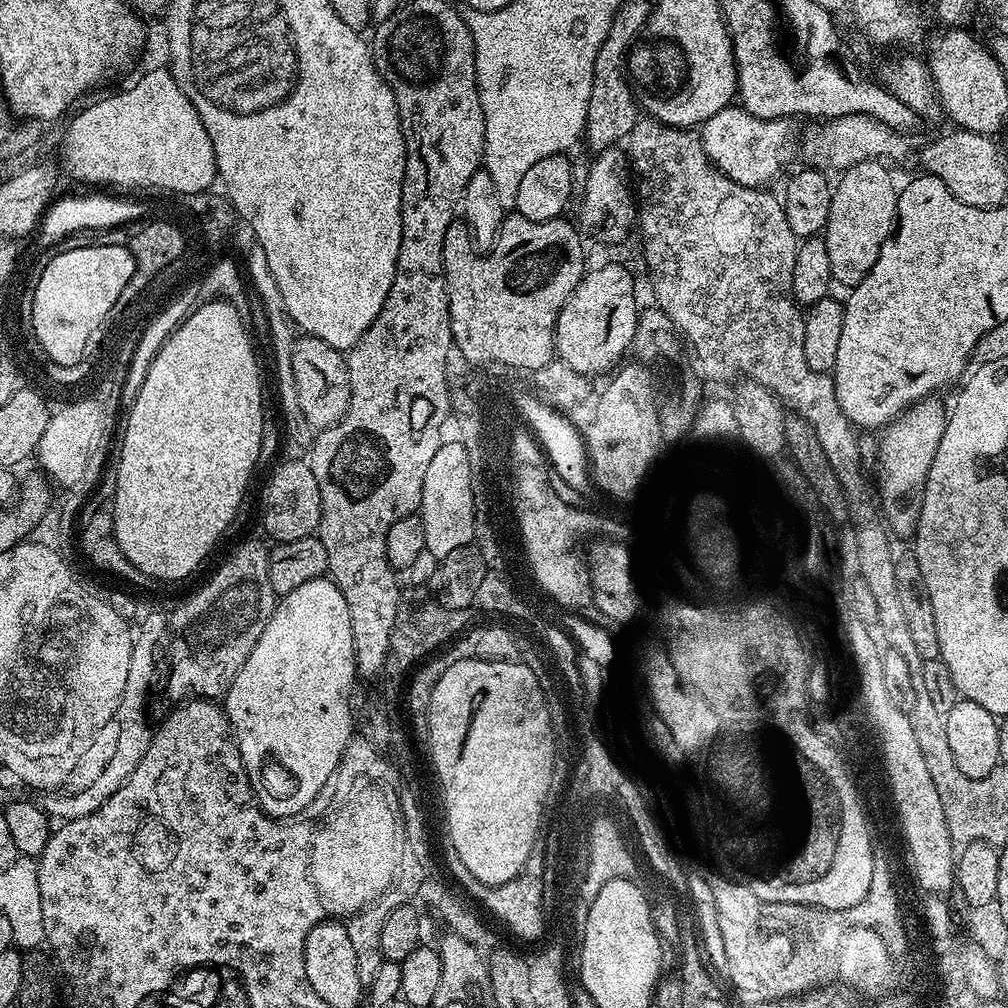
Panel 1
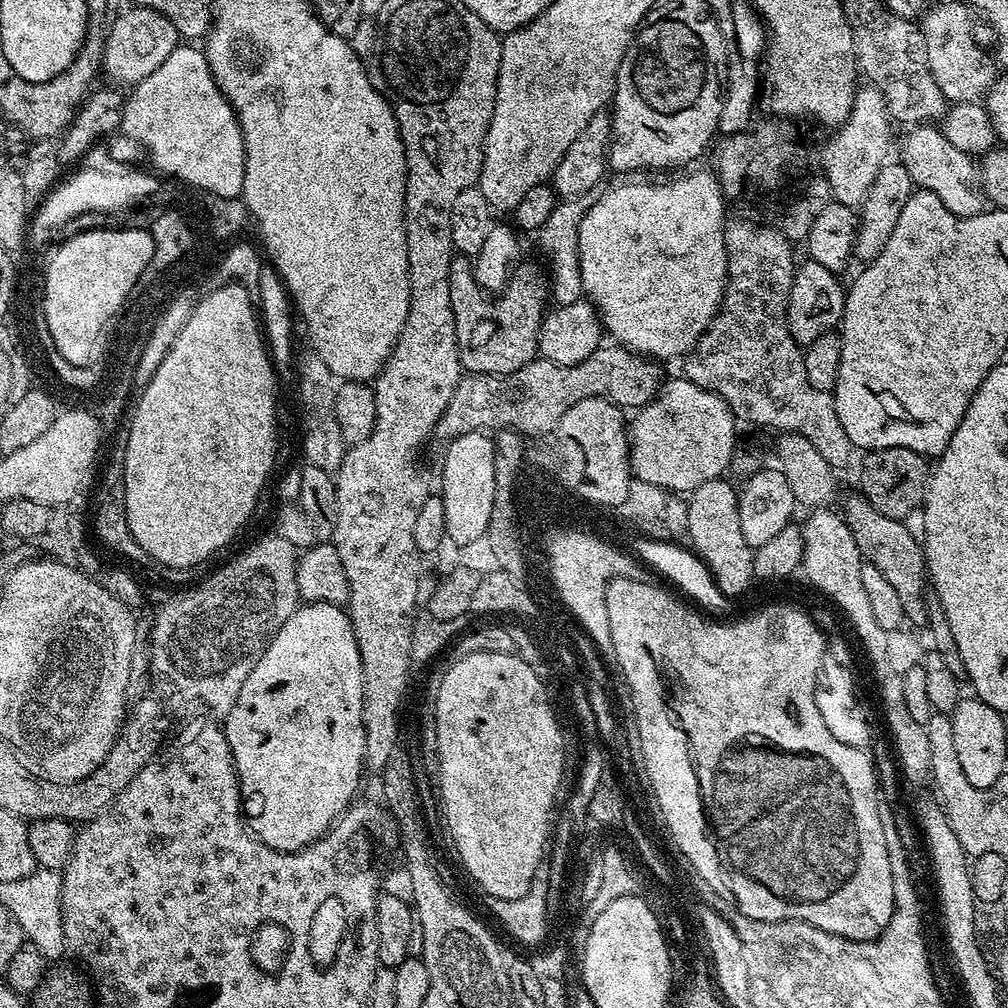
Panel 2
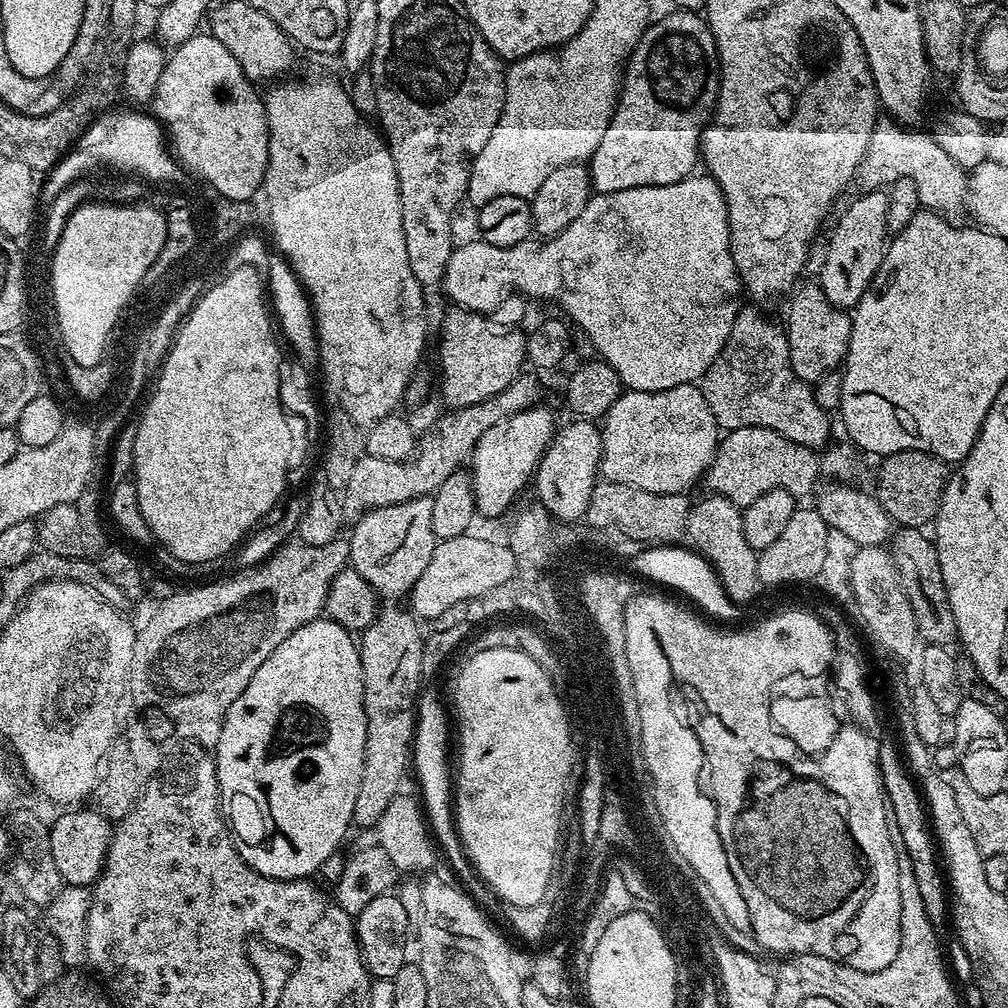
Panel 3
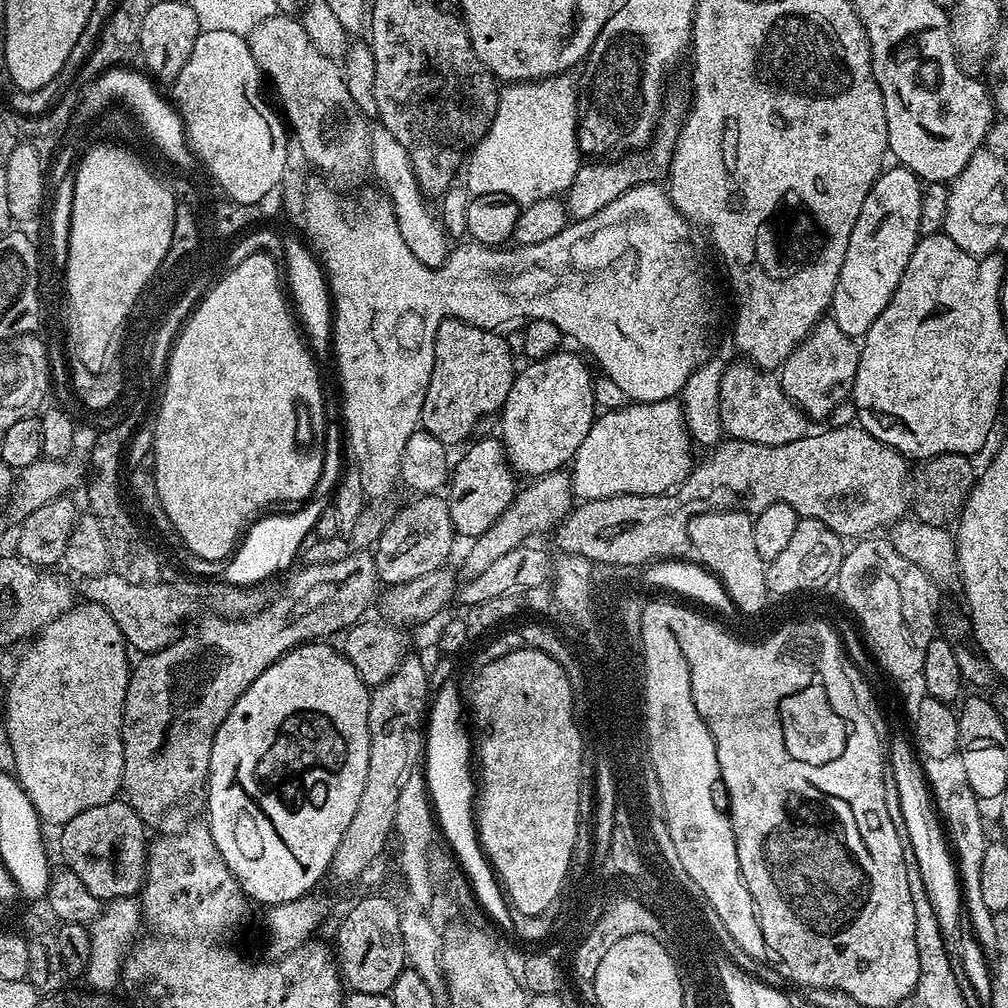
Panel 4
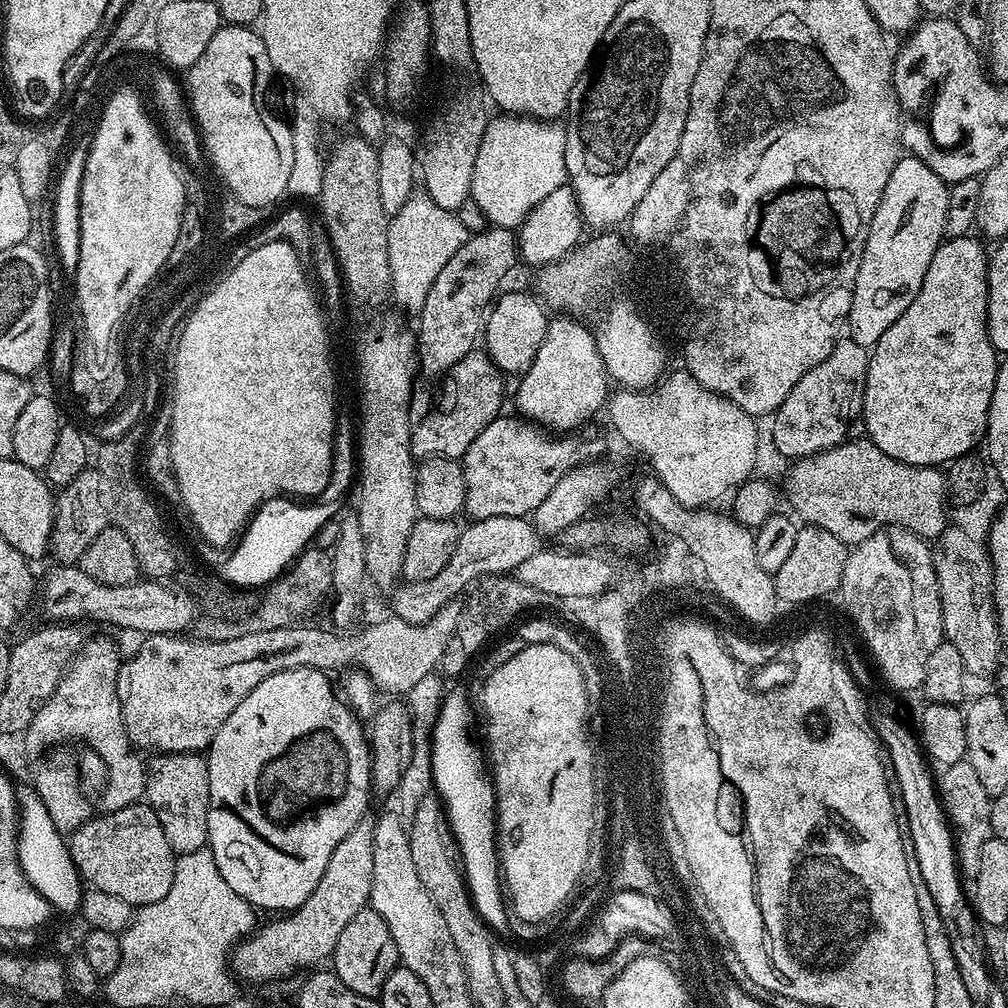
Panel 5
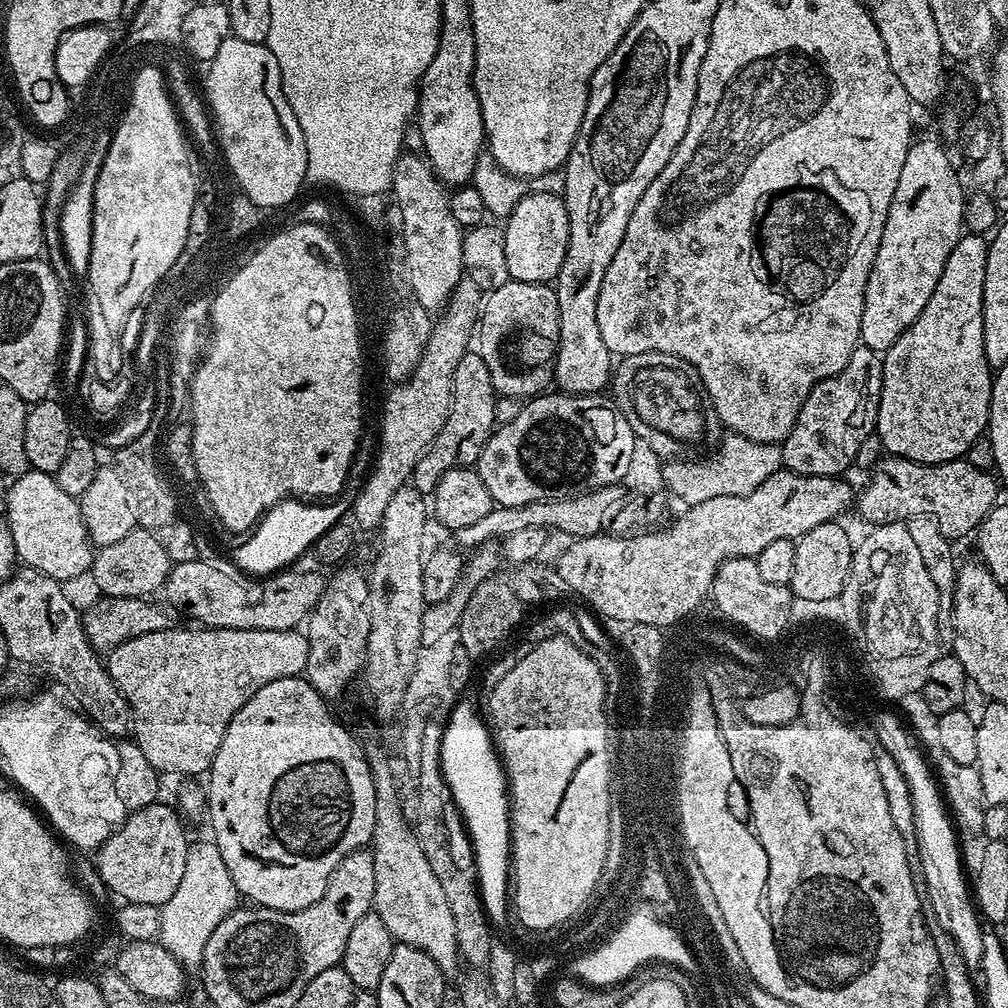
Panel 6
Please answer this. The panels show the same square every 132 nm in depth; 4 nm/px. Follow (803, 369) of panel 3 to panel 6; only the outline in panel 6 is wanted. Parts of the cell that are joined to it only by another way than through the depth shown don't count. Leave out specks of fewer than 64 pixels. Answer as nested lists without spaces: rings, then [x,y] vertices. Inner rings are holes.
[[[858,346],[850,354],[846,366],[838,374],[818,382],[814,390],[802,402],[802,410],[798,410],[798,418],[790,430],[790,434],[782,442],[782,464],[787,471],[797,472],[800,476],[834,476],[845,475],[844,471],[851,469],[855,462],[855,454],[863,439],[875,433],[878,406],[880,405],[880,391],[884,362],[881,353],[869,348]]]

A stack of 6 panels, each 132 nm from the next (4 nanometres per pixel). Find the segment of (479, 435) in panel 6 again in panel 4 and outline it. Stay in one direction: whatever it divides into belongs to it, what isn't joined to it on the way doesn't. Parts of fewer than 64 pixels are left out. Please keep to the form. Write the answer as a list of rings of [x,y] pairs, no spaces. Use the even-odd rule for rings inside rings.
[[[460,318],[441,322],[434,342],[434,374],[430,374],[426,402],[422,402],[420,428],[444,445],[463,445],[483,416],[495,417],[504,407],[506,394],[510,394],[512,379],[518,371],[512,361],[514,355],[499,331],[481,328]]]

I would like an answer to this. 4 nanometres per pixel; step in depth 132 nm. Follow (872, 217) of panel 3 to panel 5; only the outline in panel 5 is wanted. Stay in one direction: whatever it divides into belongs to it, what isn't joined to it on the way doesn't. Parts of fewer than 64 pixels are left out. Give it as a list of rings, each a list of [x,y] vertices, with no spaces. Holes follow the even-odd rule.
[[[901,155],[894,166],[894,174],[890,174],[890,182],[886,182],[886,190],[882,190],[882,198],[870,222],[870,234],[852,295],[846,328],[858,346],[875,348],[878,338],[902,318],[906,306],[910,306],[918,290],[922,290],[922,278],[926,278],[926,270],[930,270],[930,258],[934,258],[934,250],[938,250],[945,239],[949,191],[949,184],[917,156]]]

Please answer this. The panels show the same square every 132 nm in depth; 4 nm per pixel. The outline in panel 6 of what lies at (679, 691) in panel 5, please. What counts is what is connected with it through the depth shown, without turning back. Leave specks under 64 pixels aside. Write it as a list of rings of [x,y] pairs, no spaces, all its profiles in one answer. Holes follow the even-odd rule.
[[[715,714],[709,715],[704,722],[699,721],[688,729],[686,733],[687,749],[684,760],[684,780],[680,780],[680,804],[683,804],[684,829],[688,832],[689,844],[696,851],[697,859],[704,868],[705,876],[708,876],[712,889],[716,892],[720,906],[724,909],[725,920],[728,920],[729,928],[732,928],[733,936],[737,943],[734,947],[741,956],[742,968],[748,971],[747,979],[757,984],[767,994],[774,994],[785,1002],[790,1002],[790,990],[792,985],[788,979],[788,971],[780,957],[778,946],[774,942],[774,930],[768,921],[768,909],[766,907],[766,893],[768,891],[768,863],[766,862],[766,850],[758,842],[755,833],[732,813],[728,805],[728,792],[733,787],[734,777],[732,763],[730,762],[730,750],[726,750],[726,742],[720,733],[718,718]]]

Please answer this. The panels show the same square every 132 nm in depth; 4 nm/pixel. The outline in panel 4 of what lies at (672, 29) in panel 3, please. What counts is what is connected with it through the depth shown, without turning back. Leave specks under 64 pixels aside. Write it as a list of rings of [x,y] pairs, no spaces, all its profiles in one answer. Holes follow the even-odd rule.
[[[665,115],[661,119],[656,135],[651,144],[647,145],[643,154],[636,154],[633,160],[625,164],[588,164],[585,163],[574,175],[573,184],[566,191],[568,215],[572,220],[585,220],[590,214],[598,214],[602,206],[610,206],[614,198],[618,198],[626,190],[638,184],[651,184],[659,181],[667,173],[672,162],[672,152],[676,149],[676,135],[680,133],[681,117]],[[648,152],[648,153],[647,153]],[[644,155],[645,156],[640,156]],[[660,176],[660,177],[659,177]]]

